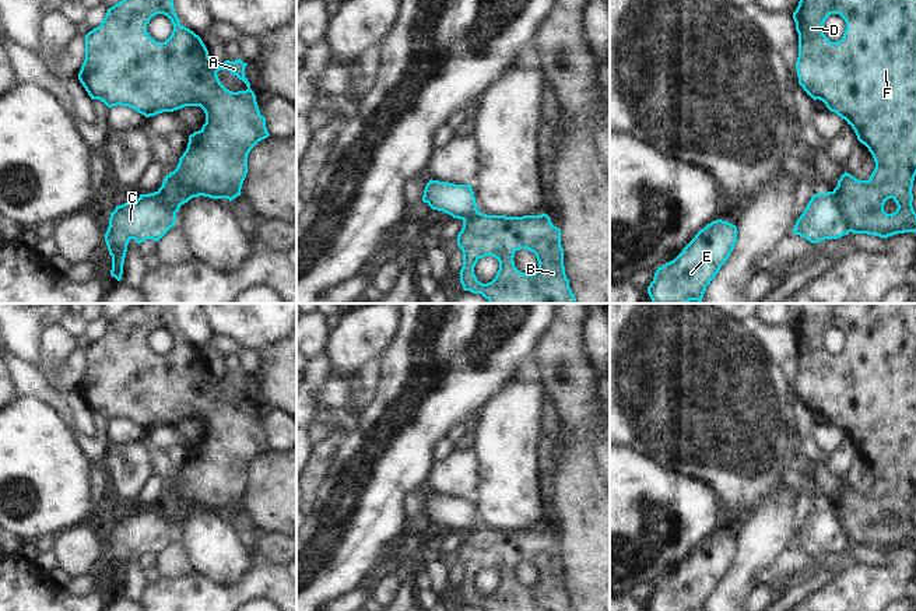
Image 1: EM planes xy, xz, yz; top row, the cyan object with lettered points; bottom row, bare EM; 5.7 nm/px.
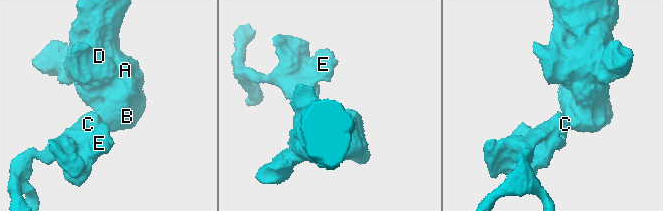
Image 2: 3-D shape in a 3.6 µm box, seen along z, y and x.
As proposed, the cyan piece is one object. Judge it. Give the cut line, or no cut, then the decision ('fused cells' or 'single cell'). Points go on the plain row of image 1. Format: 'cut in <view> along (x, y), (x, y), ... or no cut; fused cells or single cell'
cut in yz along (832, 505), (849, 544); fused cells

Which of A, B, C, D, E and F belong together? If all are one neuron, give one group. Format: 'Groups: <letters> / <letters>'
Groups: A B D F / C E.

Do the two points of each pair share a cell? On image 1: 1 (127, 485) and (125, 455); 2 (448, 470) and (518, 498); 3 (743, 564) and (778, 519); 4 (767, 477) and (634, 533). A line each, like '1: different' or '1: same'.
1: same
2: different
3: same
4: different

